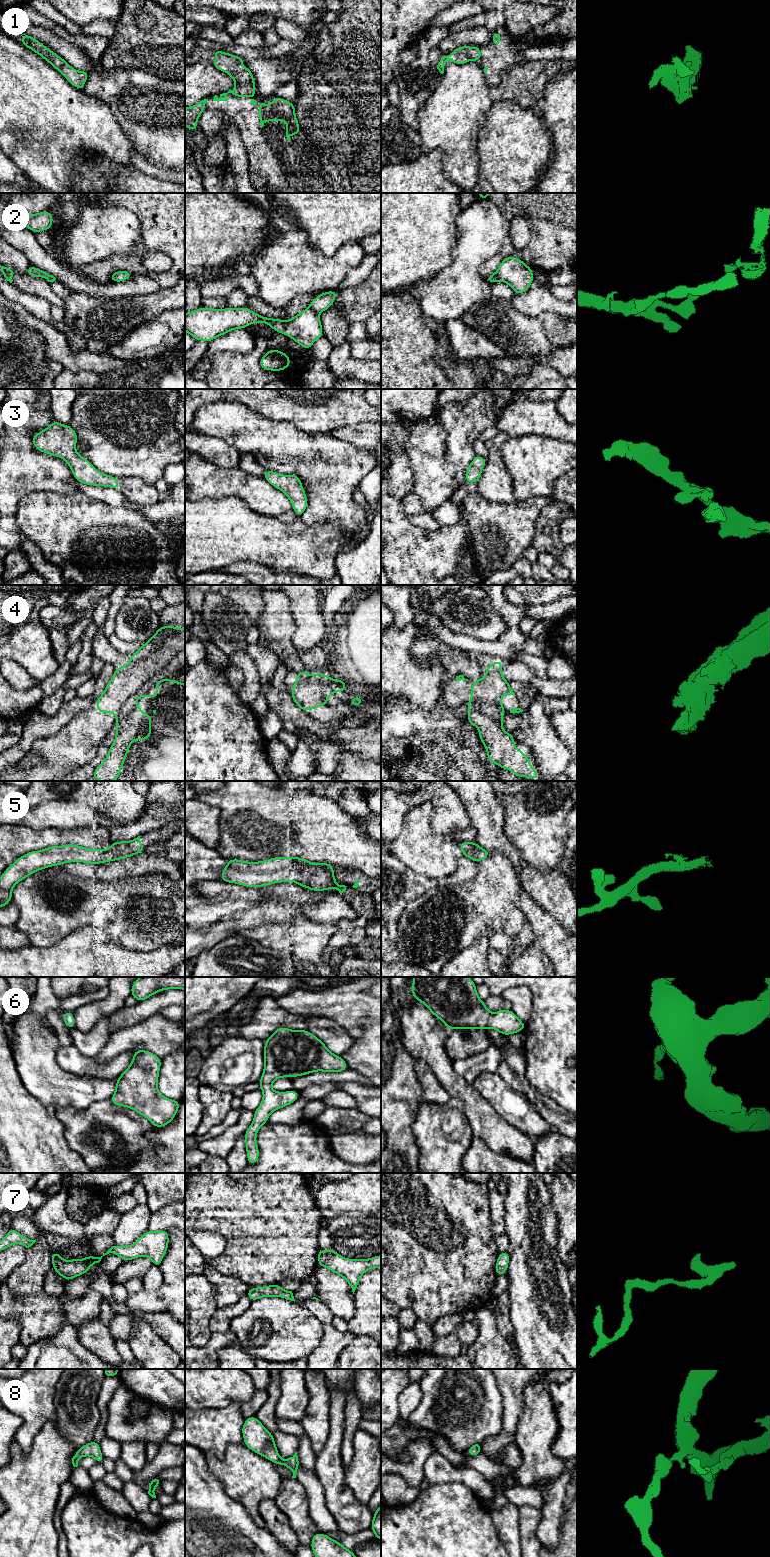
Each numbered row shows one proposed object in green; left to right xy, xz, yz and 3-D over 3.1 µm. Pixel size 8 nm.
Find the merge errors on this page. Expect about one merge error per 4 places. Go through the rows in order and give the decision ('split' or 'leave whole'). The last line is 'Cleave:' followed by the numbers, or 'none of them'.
1: leave whole
2: split
3: leave whole
4: split
5: leave whole
6: leave whole
7: leave whole
8: leave whole
Cleave: 2, 4

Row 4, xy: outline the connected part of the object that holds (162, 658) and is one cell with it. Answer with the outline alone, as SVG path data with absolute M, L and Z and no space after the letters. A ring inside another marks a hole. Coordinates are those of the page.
M172 625L161 626L148 642L130 655L130 662L127 665L117 667L104 692L96 699L97 711L116 713L120 710L120 704L129 695L135 695L140 690L158 699L159 681L177 682L185 686L185 626L182 629Z

